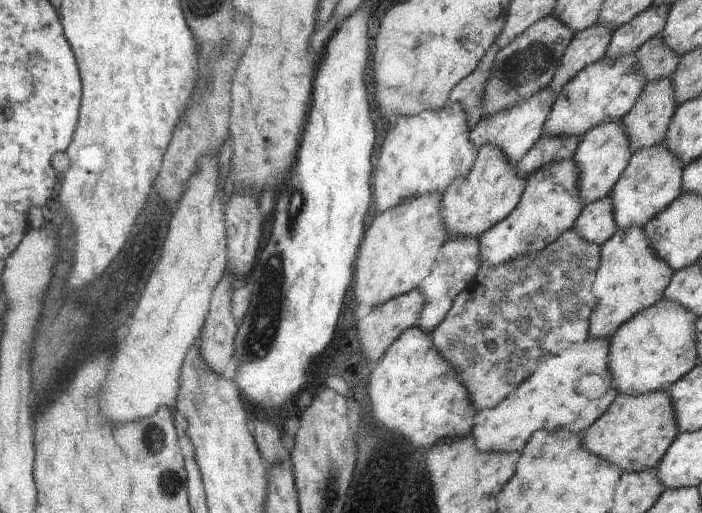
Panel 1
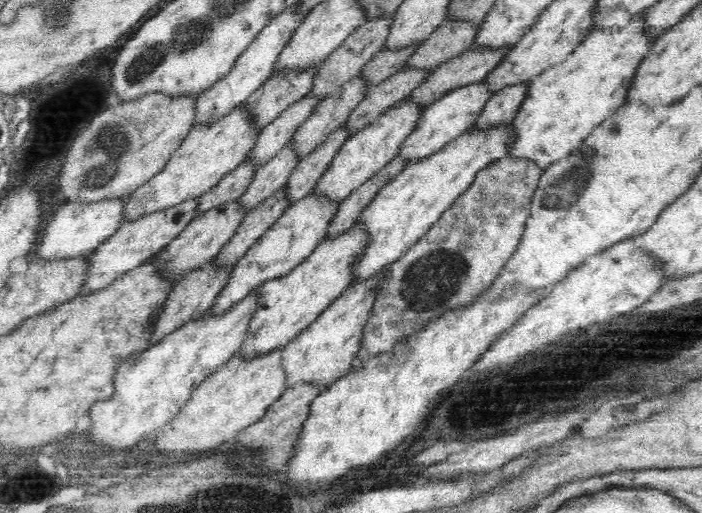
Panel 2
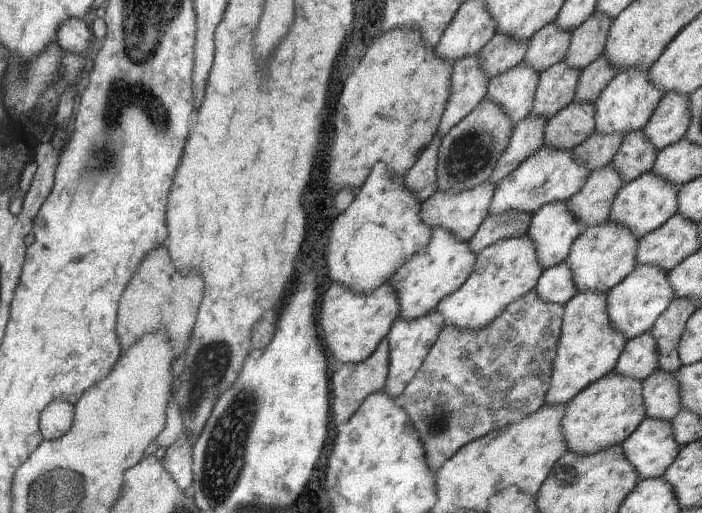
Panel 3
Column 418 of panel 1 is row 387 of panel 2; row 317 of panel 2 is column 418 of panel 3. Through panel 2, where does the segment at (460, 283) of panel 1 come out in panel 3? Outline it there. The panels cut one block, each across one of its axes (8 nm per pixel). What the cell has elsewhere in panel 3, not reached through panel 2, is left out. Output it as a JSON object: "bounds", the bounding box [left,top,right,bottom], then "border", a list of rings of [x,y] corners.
{"bounds":[386,310,444,398],"border":[[[432,310],[414,320],[399,317],[395,319],[388,335],[390,339],[390,376],[387,378],[386,384],[386,390],[392,398],[398,398],[408,382],[414,378],[414,374],[422,366],[422,362],[428,356],[432,344],[436,342],[439,332],[444,326],[444,314],[440,314],[438,310]]]}

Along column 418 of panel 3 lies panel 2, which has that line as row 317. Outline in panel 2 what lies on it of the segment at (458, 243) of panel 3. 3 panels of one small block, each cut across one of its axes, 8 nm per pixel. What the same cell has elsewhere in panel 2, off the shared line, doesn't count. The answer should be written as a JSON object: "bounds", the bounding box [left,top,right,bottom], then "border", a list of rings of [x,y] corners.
{"bounds":[237,225,369,359],"border":[[[360,225],[352,226],[346,232],[340,233],[336,237],[330,237],[322,240],[317,247],[301,261],[296,268],[292,268],[290,272],[276,279],[268,280],[259,287],[261,290],[260,302],[258,302],[258,310],[254,312],[254,316],[249,322],[248,338],[245,340],[244,346],[240,347],[237,352],[244,357],[250,359],[268,353],[272,349],[287,345],[291,340],[303,329],[308,328],[321,314],[332,304],[334,300],[346,292],[353,286],[352,267],[357,259],[357,254],[361,253],[369,243],[369,236],[366,229]]]}

